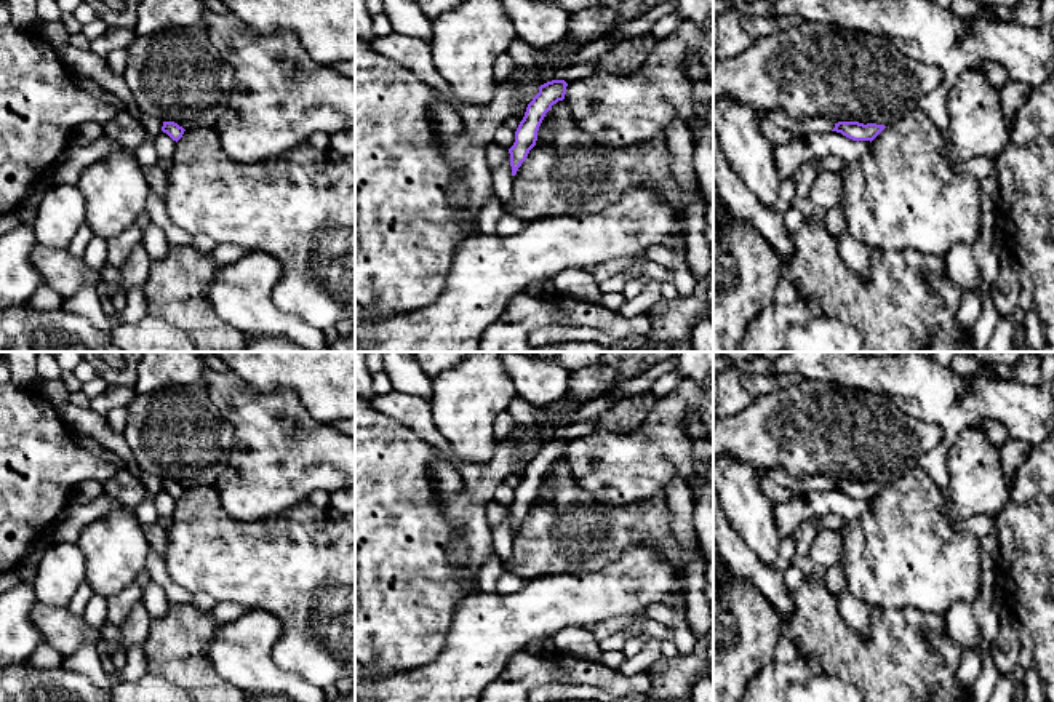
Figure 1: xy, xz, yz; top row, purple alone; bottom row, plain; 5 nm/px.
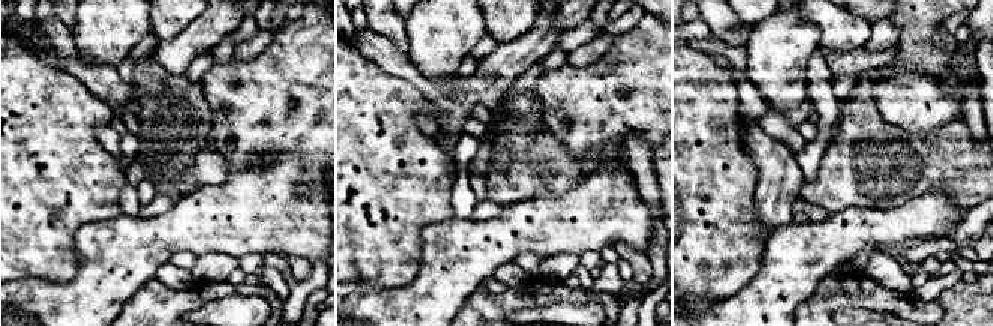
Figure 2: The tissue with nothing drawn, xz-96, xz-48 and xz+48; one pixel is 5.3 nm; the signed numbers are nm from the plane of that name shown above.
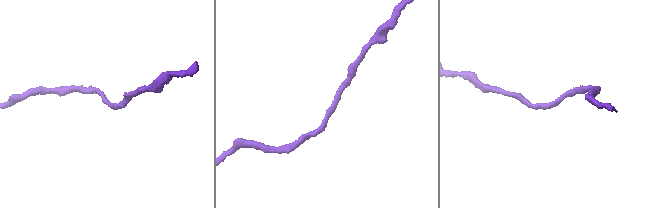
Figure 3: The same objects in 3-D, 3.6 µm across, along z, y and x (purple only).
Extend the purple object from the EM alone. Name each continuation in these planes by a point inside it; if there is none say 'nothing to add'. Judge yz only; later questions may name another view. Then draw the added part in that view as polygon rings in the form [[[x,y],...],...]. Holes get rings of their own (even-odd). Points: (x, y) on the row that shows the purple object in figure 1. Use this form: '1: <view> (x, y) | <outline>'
nothing to add

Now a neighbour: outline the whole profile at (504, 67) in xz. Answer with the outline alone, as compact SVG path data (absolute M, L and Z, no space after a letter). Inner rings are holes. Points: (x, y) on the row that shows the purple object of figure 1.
M501 54L493 67L496 82L509 80L513 75L515 67L515 62L507 54Z

